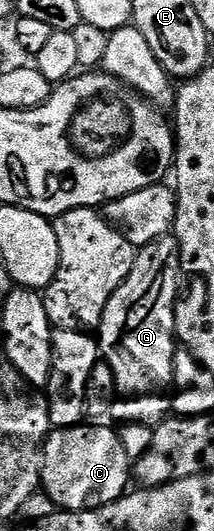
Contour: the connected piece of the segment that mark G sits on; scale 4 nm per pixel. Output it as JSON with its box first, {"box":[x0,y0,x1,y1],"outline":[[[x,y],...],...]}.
{"box":[97,236,181,428],"outline":[[[174,236],[158,238],[156,242],[142,247],[136,253],[129,276],[119,284],[117,292],[113,292],[109,304],[105,304],[103,319],[97,331],[97,341],[102,361],[107,362],[109,368],[113,368],[117,397],[111,406],[110,417],[116,418],[116,423],[139,422],[143,426],[154,428],[172,413],[177,353],[175,304],[181,297],[179,278],[181,279],[181,267],[177,240]]]}

